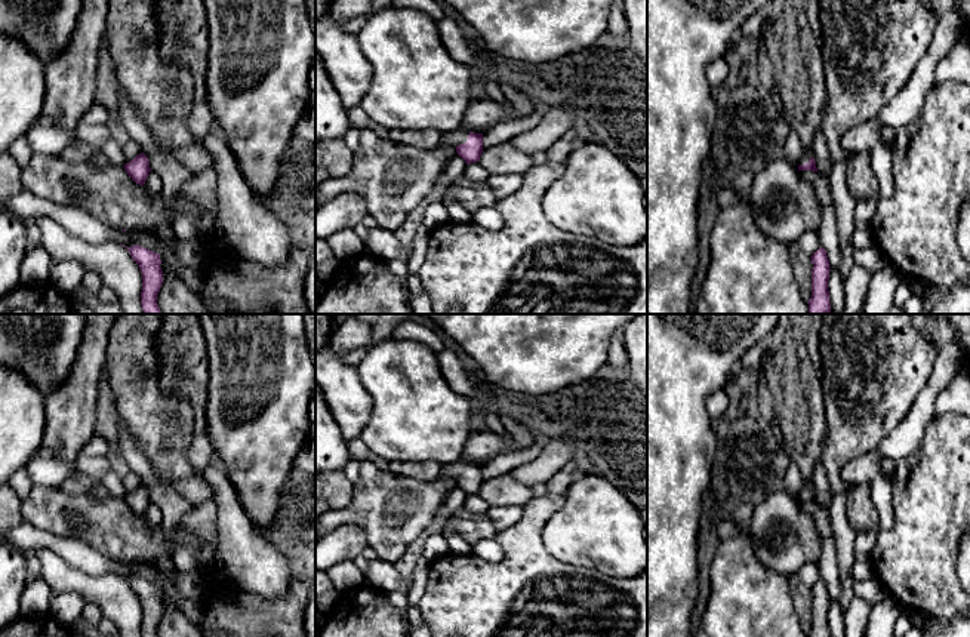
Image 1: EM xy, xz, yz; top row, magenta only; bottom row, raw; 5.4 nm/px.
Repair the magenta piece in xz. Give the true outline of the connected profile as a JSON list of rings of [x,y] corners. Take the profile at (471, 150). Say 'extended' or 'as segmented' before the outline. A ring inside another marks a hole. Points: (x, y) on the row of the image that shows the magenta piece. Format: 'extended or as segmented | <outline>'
extended | [[[461,126],[455,132],[444,132],[438,145],[443,144],[453,145],[466,164],[475,163],[483,153],[483,133],[469,132]]]

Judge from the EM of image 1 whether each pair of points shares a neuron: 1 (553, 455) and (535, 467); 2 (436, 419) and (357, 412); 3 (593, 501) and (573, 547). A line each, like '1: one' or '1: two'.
1: one
2: two
3: one

